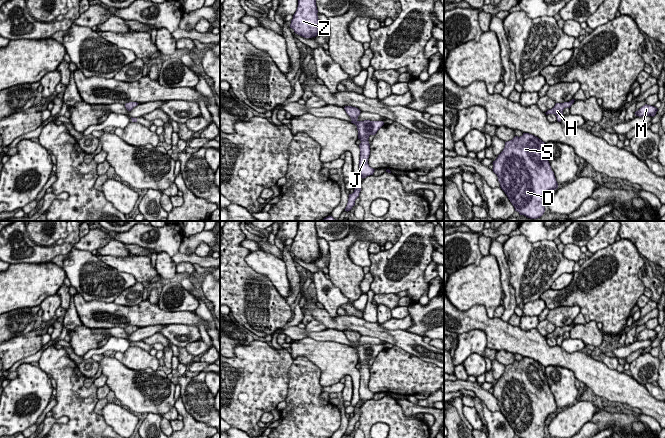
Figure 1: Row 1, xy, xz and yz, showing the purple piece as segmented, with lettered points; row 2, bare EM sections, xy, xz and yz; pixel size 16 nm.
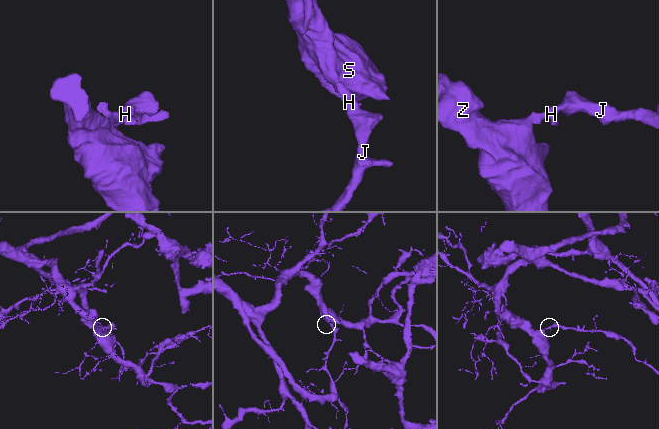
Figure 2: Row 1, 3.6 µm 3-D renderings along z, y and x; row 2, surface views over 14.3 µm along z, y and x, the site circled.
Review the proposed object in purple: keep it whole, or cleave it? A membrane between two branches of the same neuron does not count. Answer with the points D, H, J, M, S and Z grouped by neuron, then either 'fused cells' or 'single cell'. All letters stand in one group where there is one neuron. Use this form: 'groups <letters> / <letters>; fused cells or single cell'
groups D H J M S Z; single cell

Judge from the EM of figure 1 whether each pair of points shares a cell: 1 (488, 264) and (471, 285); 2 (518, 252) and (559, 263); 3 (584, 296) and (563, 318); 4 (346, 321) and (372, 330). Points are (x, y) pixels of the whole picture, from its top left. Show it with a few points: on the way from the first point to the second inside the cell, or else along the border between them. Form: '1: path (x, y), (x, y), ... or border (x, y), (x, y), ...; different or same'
1: path (487, 269), (476, 280); same
2: path (528, 262), (549, 263); same
3: border (552, 309), (558, 306), (577, 306), (581, 312); different
4: path (352, 323), (366, 328); same

